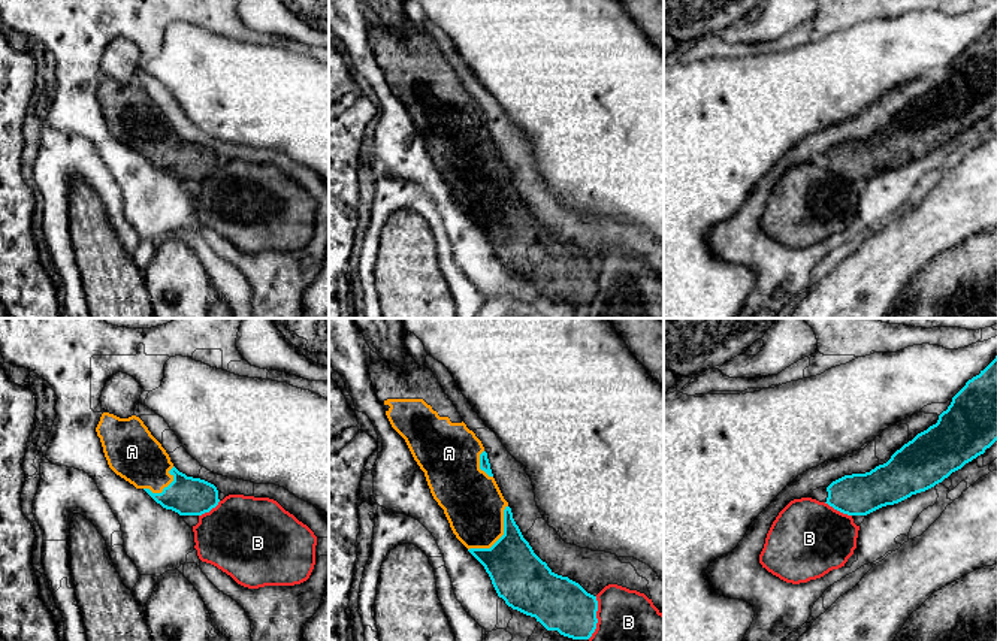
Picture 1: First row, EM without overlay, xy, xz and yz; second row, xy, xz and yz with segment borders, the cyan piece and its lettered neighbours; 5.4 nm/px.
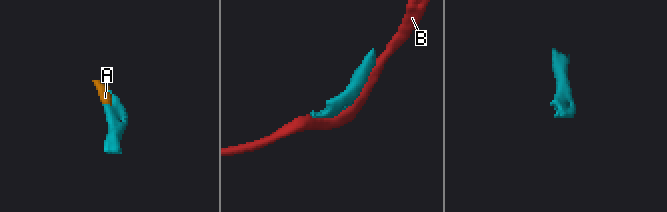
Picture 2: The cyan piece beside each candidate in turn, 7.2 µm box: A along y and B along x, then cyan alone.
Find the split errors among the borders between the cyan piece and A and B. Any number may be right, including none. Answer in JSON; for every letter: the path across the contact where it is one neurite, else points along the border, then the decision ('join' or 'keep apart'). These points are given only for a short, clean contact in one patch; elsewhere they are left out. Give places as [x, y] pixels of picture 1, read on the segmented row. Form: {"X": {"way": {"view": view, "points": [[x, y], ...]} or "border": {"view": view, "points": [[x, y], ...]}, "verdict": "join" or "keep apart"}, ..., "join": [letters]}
{"A": {"verdict": "join"}, "B": {"verdict": "keep apart"}, "join": ["A"]}

